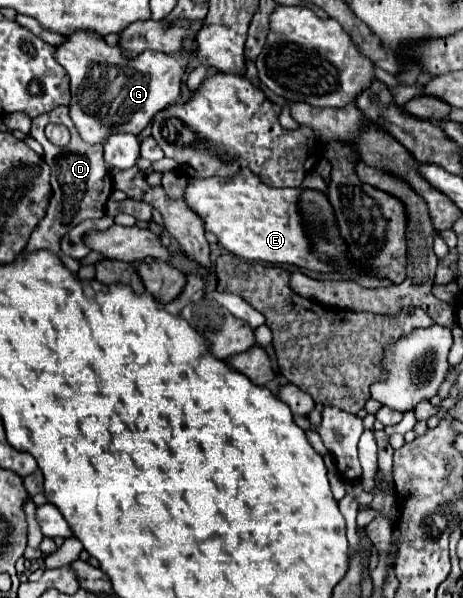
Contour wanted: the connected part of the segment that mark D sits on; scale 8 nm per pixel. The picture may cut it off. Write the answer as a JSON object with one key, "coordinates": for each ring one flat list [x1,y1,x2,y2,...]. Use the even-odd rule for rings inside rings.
{"coordinates":[[66,107,60,109,52,109,52,113,40,115,36,119,32,119,32,131,30,137,34,137,42,147,44,147,44,161,48,161,48,165,52,167,52,197,50,197,50,205,46,211,46,217,40,221,40,225,32,231,30,241,26,245,24,251,36,251,42,247,50,247,52,251,56,251,58,255,62,255,60,251,60,239,78,223,86,221,86,219,100,219,106,215,106,201,112,193,112,175,108,173,104,159,102,159,102,145,90,145,84,143,68,115],[48,123,62,123,70,129,70,145,68,147,56,147,52,145,46,135,44,135,44,127]]}

